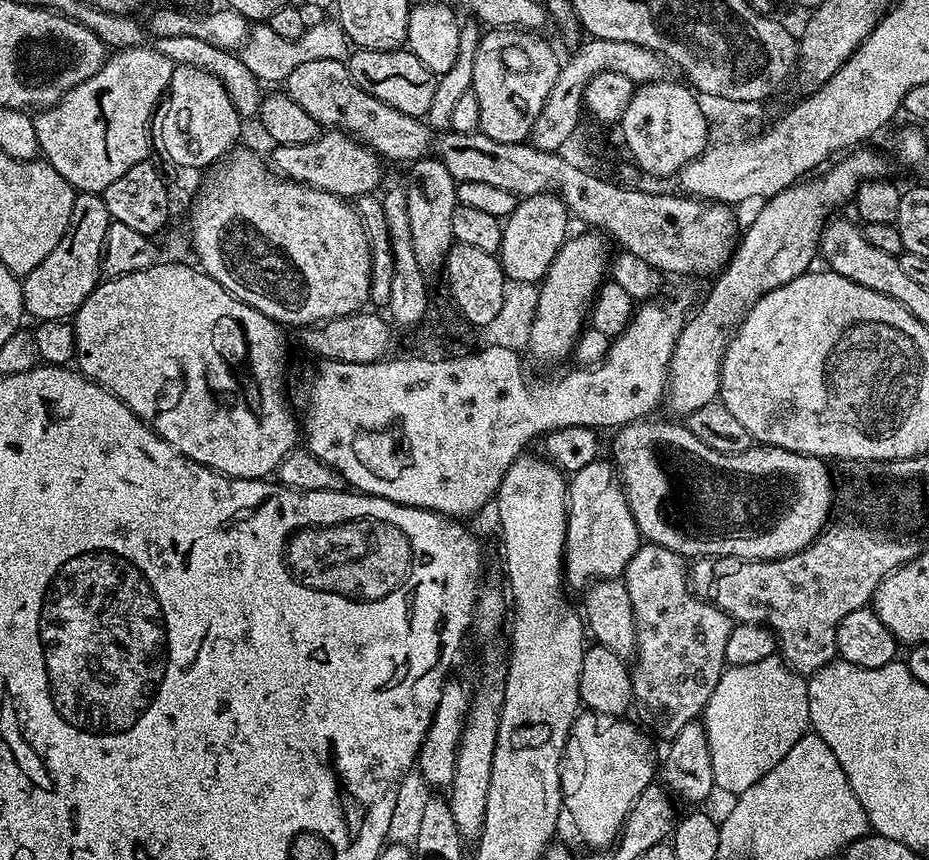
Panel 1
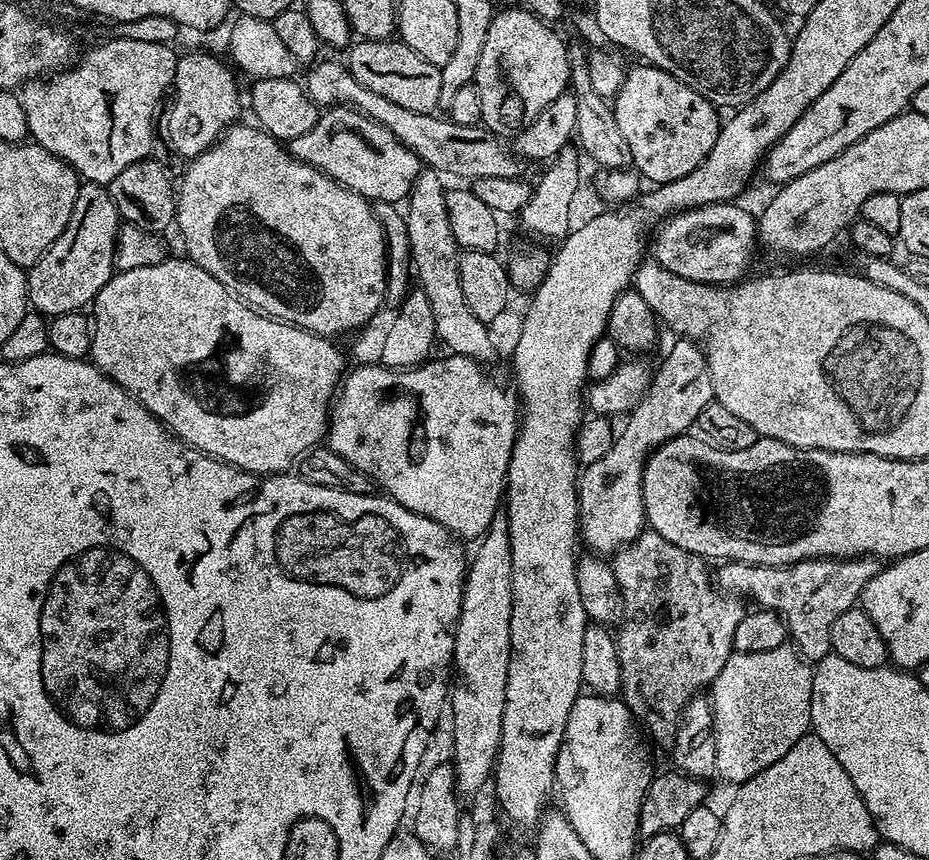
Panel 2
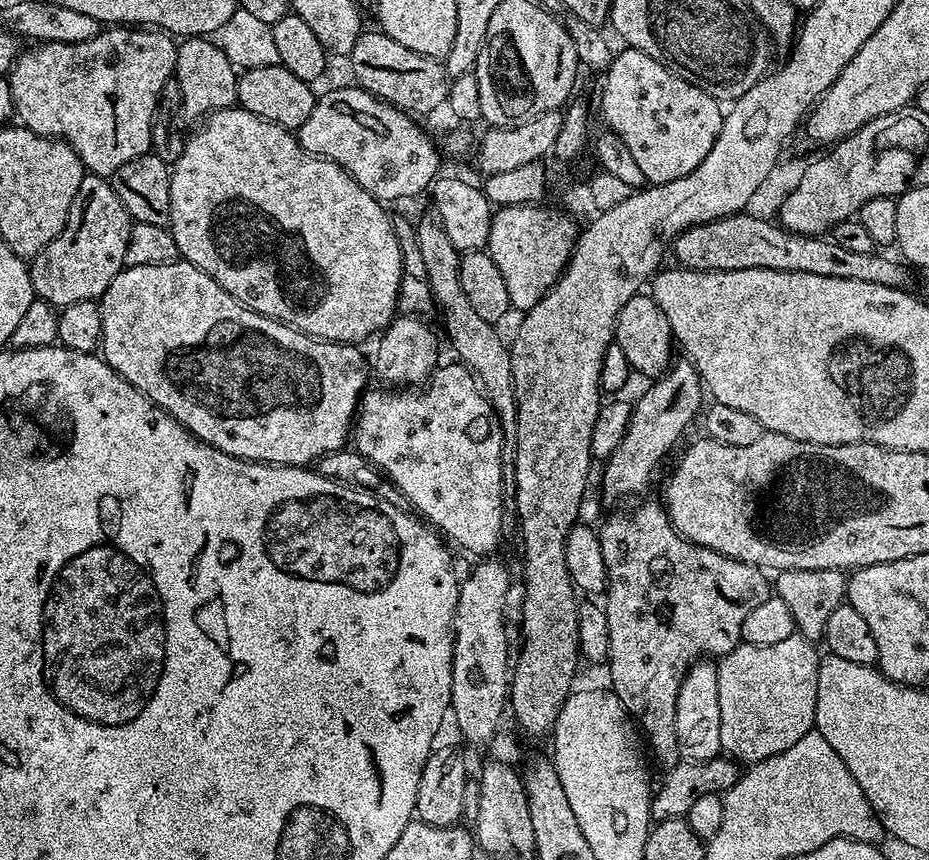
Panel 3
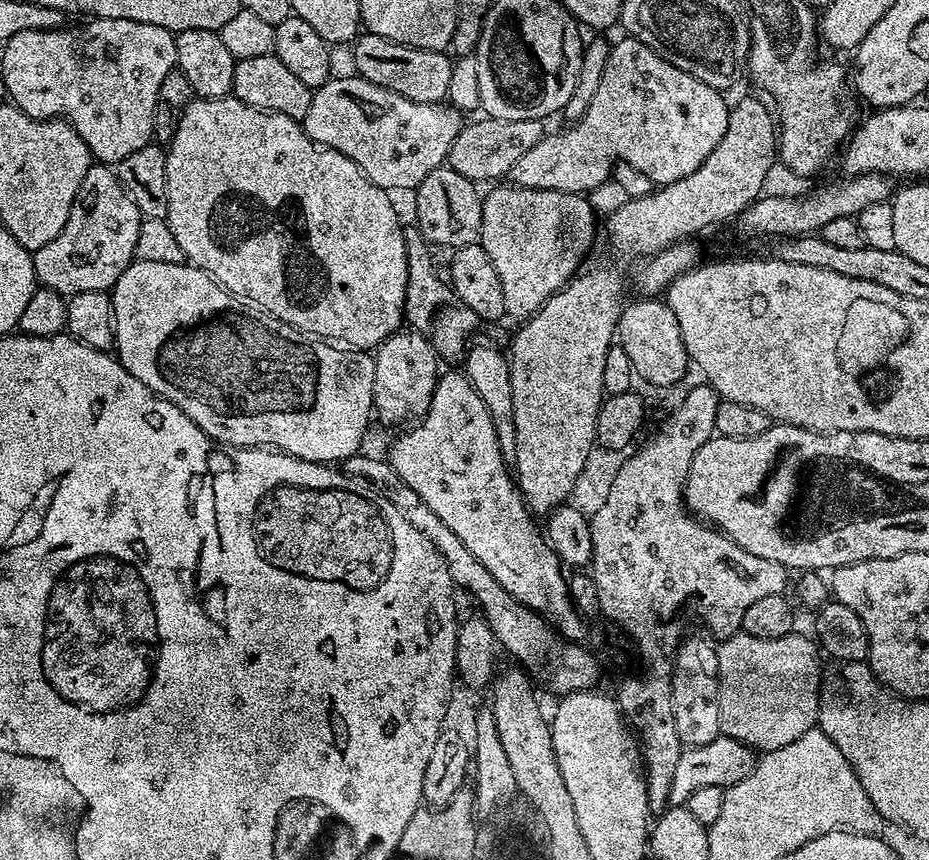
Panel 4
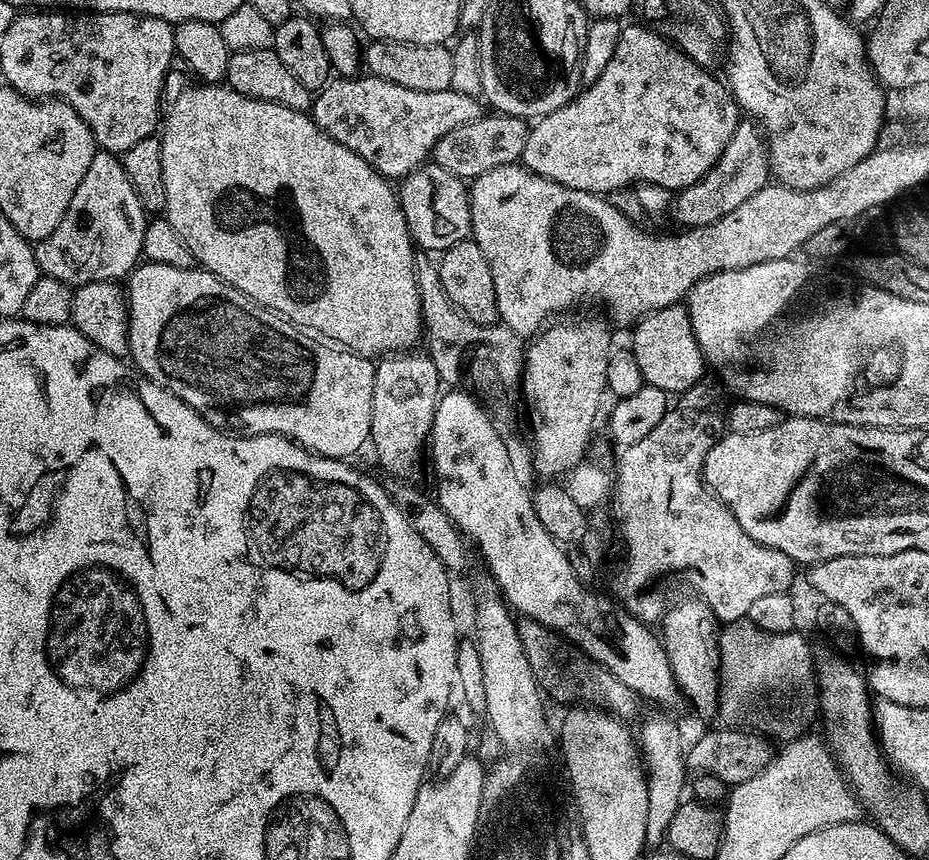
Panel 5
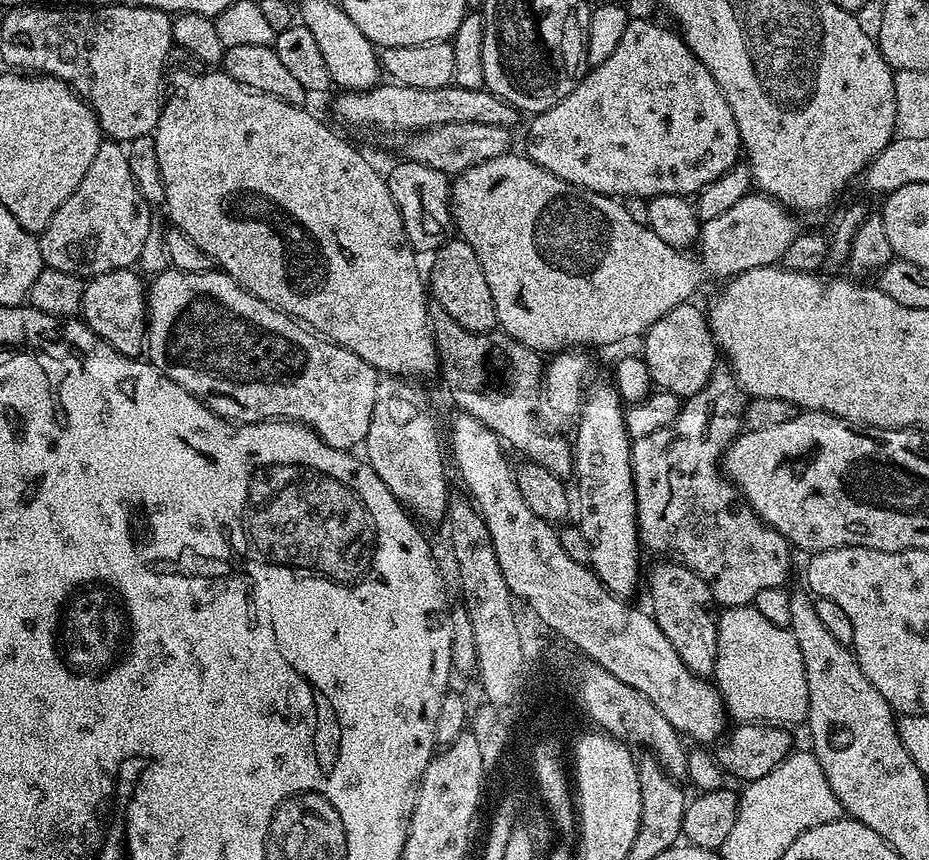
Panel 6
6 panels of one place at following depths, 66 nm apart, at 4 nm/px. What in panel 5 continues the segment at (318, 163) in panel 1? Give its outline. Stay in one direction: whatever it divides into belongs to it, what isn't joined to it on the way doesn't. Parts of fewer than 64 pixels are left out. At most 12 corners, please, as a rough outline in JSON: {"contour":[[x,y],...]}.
{"contour":[[332,78],[310,115],[396,182],[481,101]]}

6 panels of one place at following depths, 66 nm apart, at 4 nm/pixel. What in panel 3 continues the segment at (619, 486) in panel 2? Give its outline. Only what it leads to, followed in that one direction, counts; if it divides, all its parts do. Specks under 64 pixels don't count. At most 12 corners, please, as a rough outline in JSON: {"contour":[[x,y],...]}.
{"contour":[[677,359],[632,404],[605,501],[642,491],[706,400]]}

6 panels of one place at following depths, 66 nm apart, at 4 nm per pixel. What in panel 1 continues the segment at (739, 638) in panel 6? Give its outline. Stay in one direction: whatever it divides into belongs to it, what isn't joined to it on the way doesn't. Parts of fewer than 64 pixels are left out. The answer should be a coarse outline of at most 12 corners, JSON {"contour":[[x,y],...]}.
{"contour":[[779,655],[728,666],[702,713],[714,785],[750,790],[809,731]]}

